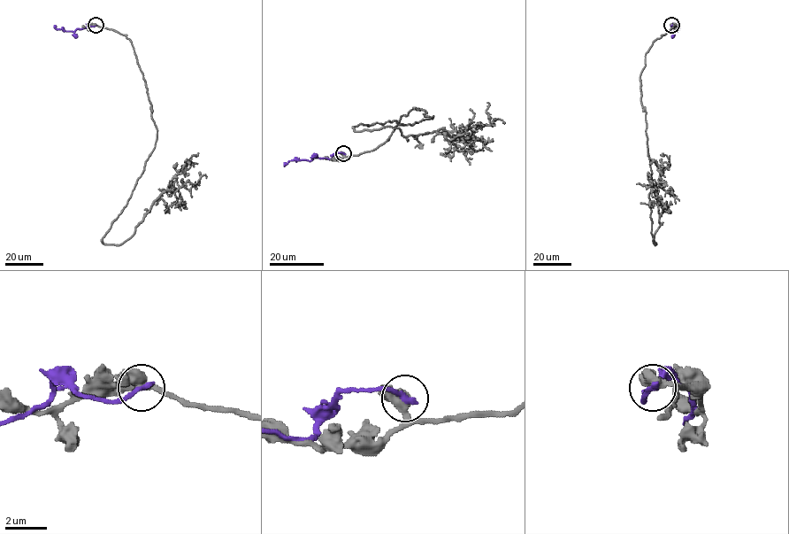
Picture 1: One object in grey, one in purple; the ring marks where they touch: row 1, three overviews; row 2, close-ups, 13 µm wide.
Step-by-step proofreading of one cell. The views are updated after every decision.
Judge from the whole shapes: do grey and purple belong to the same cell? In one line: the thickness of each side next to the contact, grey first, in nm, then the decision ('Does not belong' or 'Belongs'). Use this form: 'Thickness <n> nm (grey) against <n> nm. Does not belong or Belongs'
Thickness 460 nm (grey) against 280 nm. Does not belong

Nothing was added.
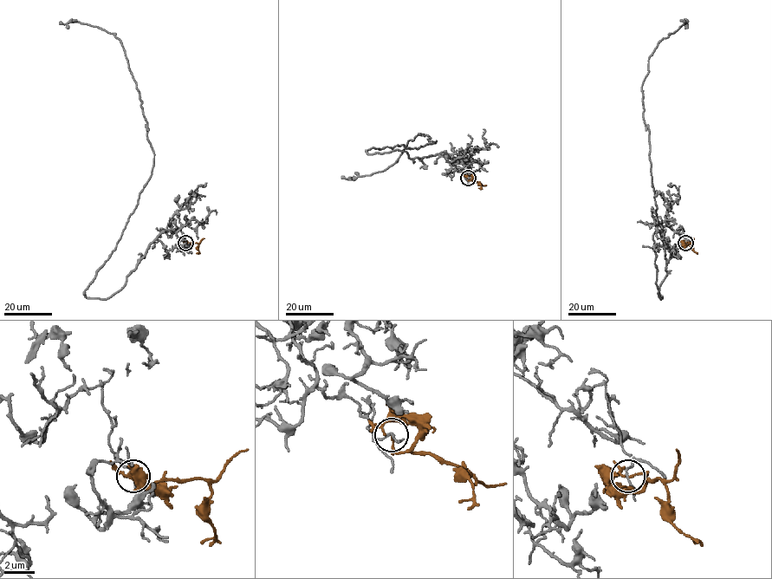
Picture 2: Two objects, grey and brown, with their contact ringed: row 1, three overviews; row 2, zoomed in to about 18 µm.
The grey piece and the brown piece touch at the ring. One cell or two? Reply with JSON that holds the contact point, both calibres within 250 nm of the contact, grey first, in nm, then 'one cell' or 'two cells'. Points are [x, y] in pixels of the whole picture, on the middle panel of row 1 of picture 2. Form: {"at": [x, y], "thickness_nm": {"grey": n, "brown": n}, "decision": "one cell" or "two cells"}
{"at": [468, 178], "thickness_nm": {"grey": 120, "brown": 140}, "decision": "two cells"}

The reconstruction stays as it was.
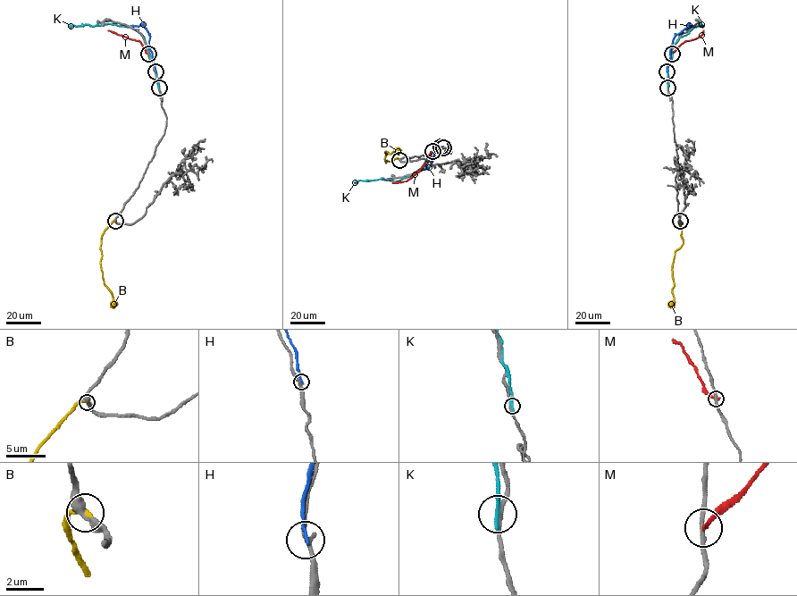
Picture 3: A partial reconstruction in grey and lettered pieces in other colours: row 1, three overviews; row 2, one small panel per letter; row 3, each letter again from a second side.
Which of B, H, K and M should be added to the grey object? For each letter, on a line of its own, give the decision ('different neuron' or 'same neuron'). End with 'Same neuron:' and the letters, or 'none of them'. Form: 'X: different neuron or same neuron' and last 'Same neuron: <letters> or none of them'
B: same neuron
H: different neuron
K: different neuron
M: different neuron
Same neuron: B

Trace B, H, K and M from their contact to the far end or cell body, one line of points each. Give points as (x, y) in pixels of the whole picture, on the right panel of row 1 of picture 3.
B: (680, 221), (683, 245), (675, 252), (672, 264), (674, 304), (670, 307)
H: (666, 71), (673, 39), (689, 24), (694, 26)
K: (667, 88), (667, 66), (672, 57), (672, 48), (679, 38), (700, 23), (703, 26)
M: (672, 54), (684, 42), (701, 35), (703, 30)

